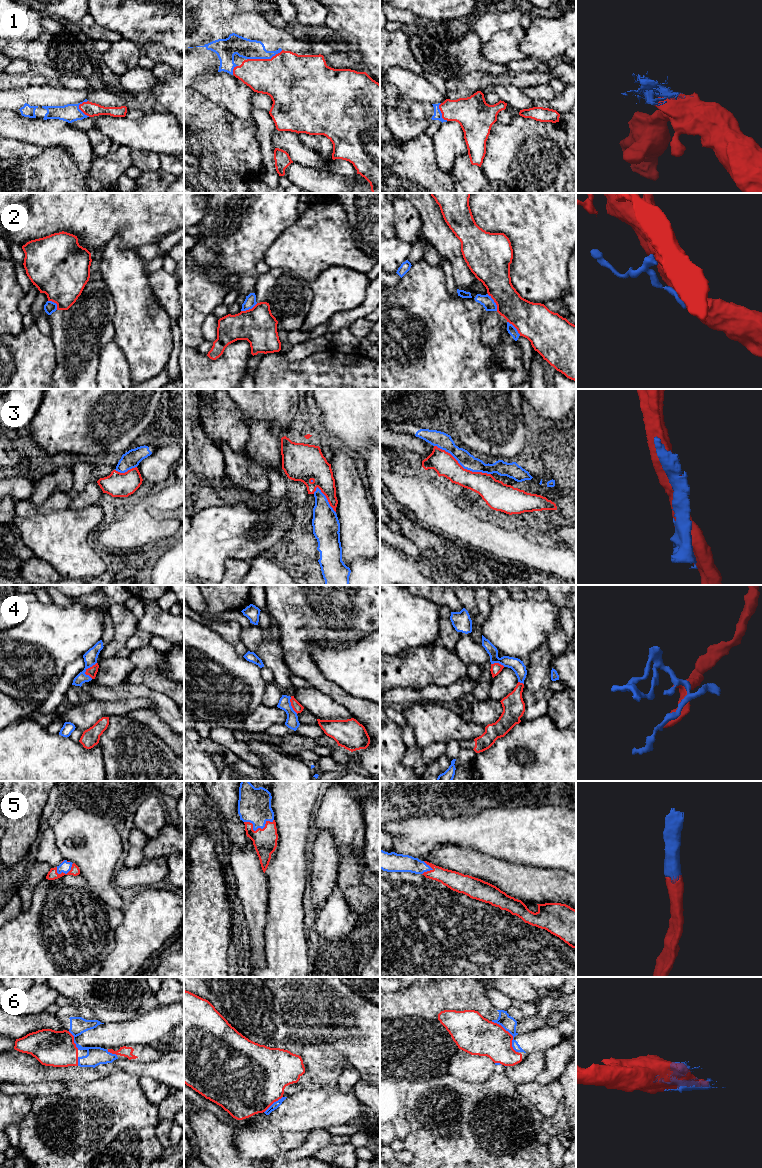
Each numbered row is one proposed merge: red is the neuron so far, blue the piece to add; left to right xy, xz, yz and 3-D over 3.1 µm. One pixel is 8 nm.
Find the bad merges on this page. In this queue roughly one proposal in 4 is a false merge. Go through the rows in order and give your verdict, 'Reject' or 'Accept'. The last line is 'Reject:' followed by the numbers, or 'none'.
1: Accept
2: Accept
3: Reject
4: Accept
5: Accept
6: Accept
Reject: 3

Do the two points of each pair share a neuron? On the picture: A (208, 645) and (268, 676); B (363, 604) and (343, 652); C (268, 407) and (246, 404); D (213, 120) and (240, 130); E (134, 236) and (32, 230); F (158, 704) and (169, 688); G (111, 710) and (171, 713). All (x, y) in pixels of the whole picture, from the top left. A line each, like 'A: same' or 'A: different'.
A: different
B: different
C: same
D: same
E: same
F: different
G: different

